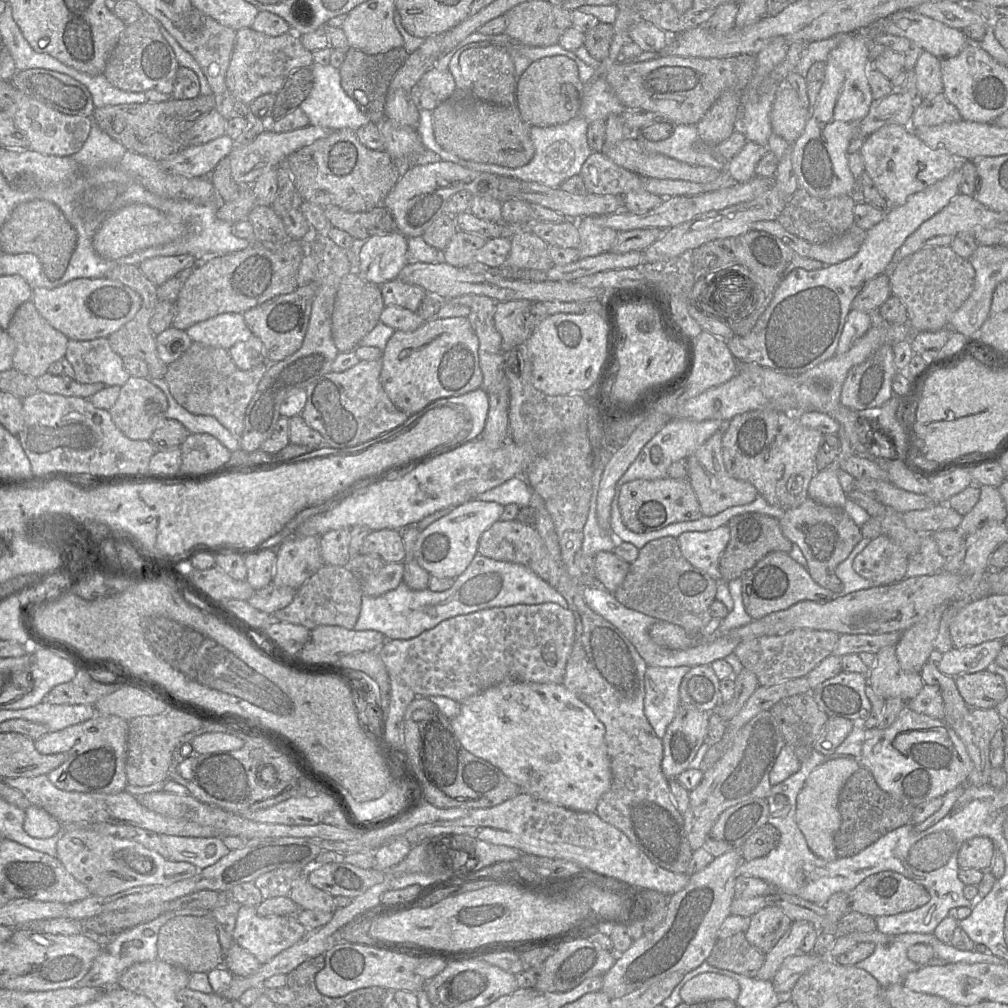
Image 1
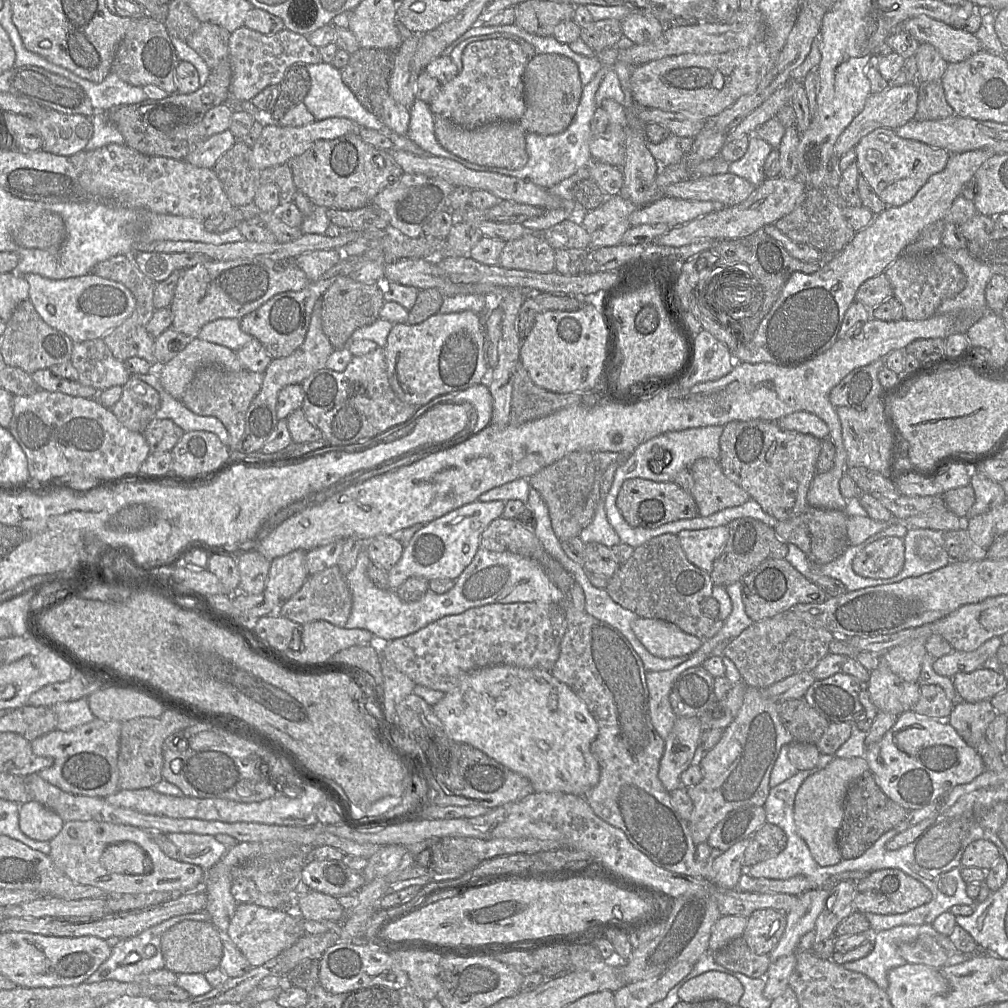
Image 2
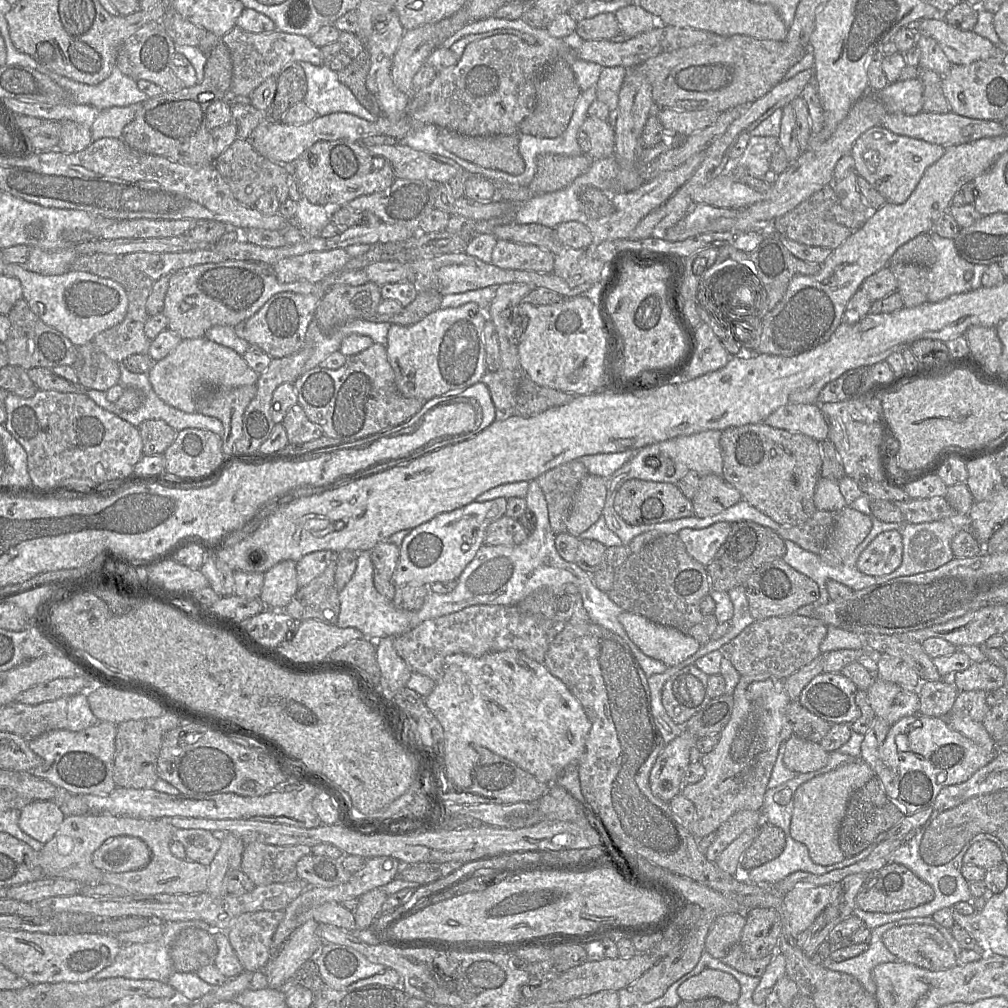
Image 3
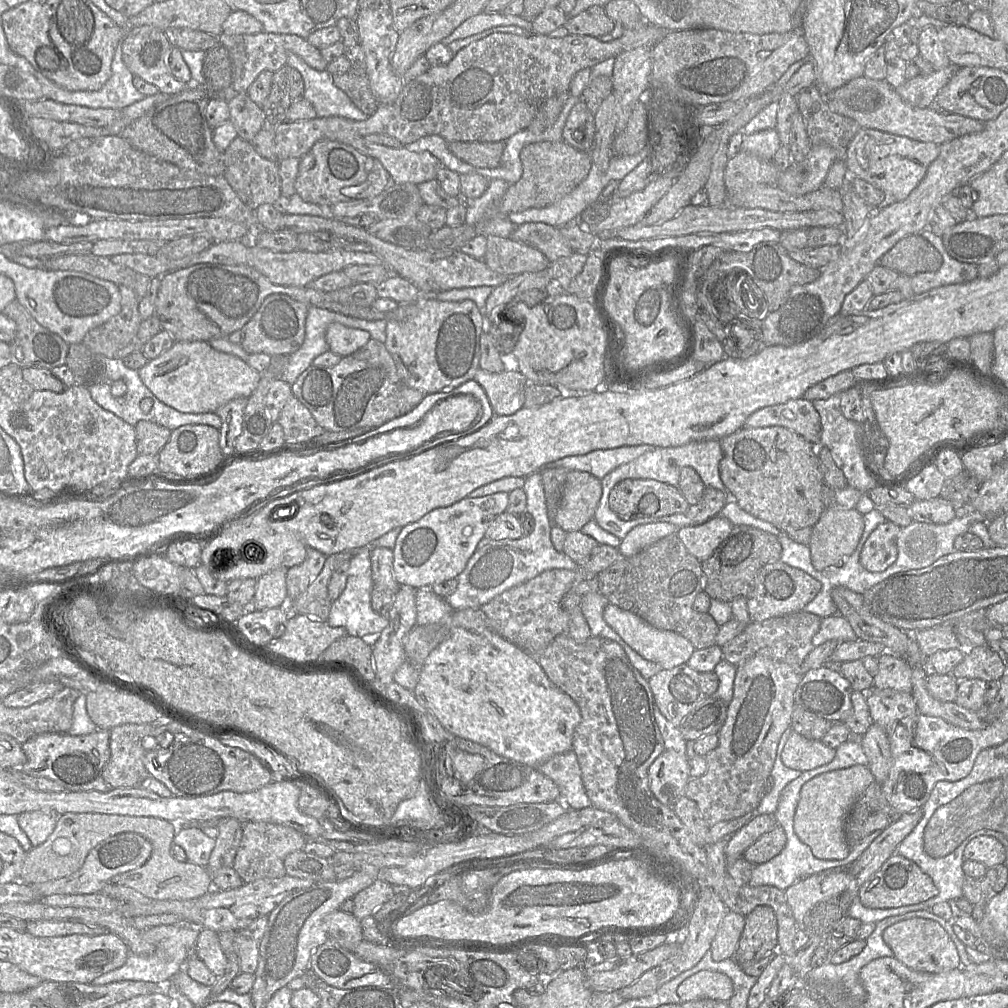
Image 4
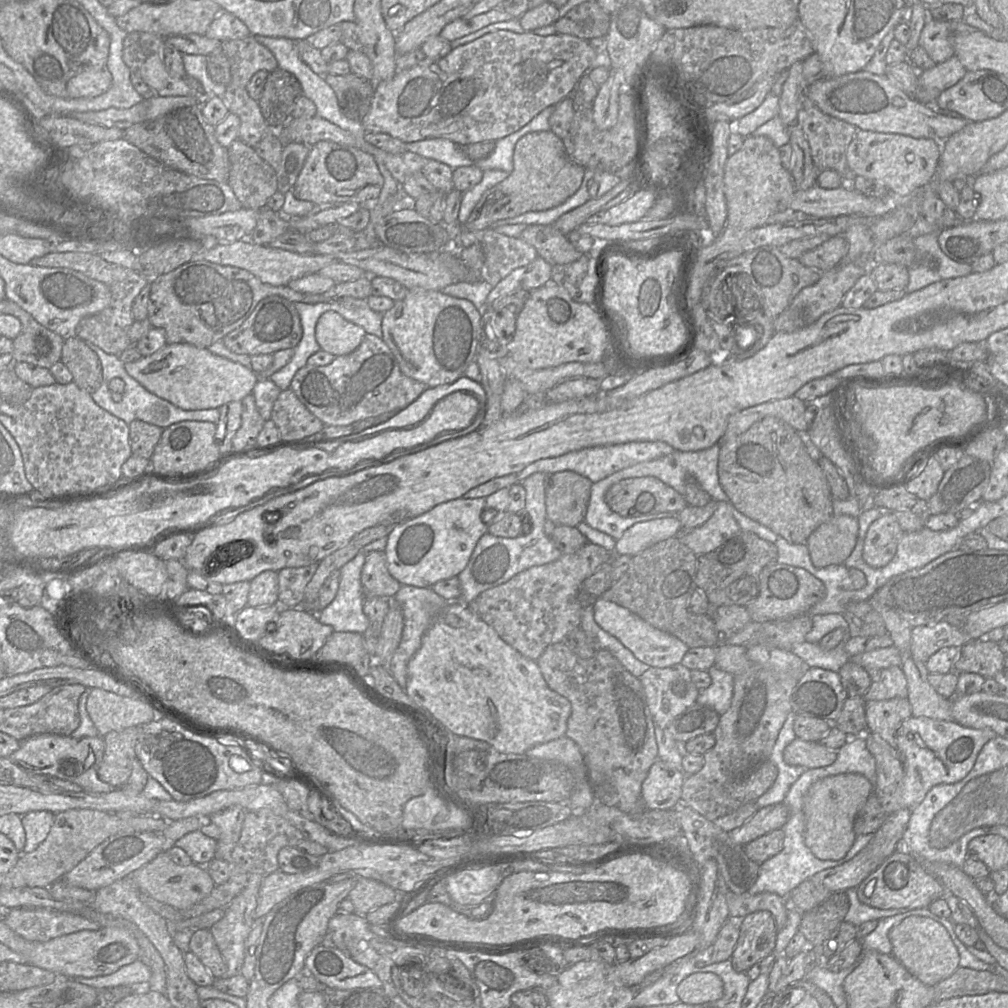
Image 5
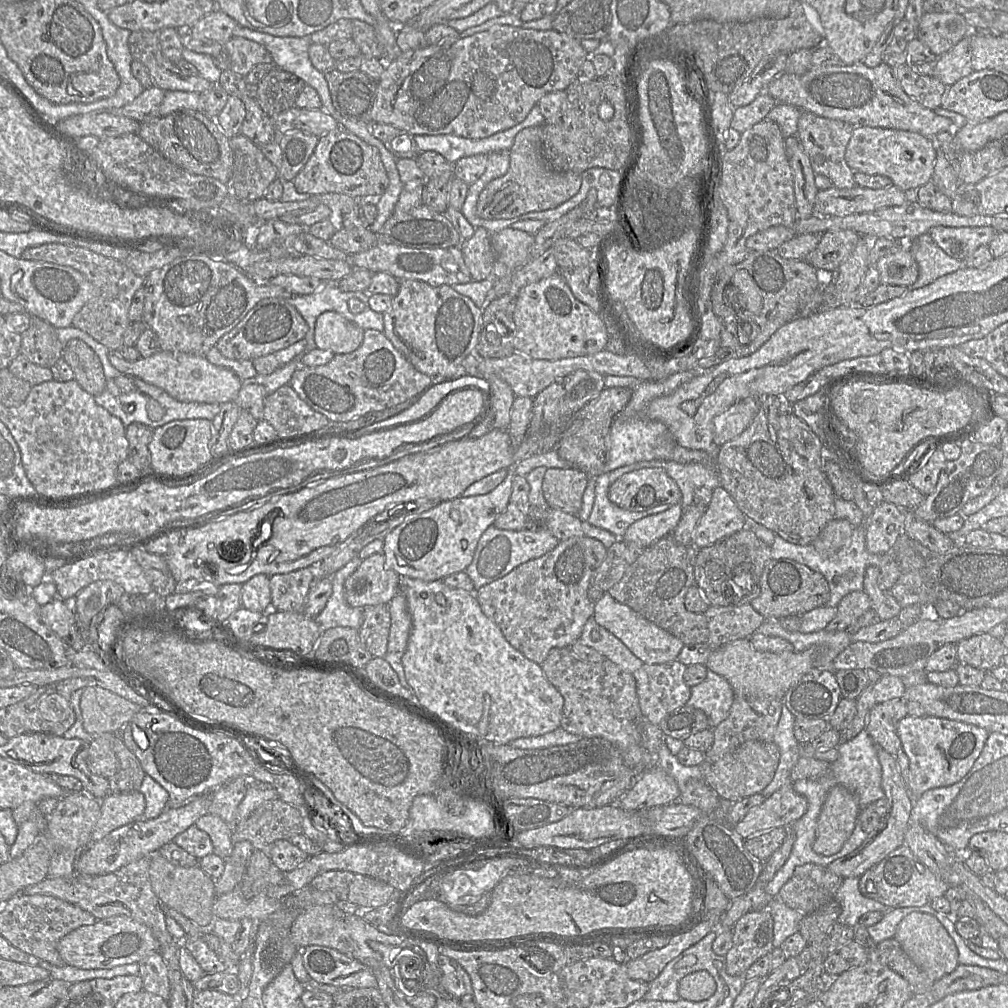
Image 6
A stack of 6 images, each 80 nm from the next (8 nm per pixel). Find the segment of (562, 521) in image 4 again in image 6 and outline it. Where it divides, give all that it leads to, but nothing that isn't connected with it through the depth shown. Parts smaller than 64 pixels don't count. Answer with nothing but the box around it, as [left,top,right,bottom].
[542,468,589,515]

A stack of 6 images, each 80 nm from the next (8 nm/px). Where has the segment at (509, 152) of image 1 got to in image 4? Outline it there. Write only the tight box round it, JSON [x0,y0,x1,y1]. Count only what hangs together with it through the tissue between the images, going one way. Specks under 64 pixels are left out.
[448,141,505,168]

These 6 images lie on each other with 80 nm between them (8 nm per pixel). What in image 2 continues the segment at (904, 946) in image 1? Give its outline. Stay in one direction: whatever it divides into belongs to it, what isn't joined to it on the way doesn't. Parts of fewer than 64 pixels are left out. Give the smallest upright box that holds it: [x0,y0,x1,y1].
[842,924,959,990]

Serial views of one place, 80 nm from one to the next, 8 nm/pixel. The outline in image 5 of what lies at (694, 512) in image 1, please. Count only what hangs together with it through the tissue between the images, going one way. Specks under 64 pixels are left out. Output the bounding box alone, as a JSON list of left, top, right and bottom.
[605,476,687,517]

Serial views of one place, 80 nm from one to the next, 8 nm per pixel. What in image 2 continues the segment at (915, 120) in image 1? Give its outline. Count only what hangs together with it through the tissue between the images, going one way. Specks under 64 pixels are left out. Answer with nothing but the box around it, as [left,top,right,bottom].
[915,81,954,120]

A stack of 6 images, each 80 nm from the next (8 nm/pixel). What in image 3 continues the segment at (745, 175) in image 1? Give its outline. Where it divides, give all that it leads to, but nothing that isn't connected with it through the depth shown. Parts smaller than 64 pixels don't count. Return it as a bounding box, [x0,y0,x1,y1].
[736,136,778,181]

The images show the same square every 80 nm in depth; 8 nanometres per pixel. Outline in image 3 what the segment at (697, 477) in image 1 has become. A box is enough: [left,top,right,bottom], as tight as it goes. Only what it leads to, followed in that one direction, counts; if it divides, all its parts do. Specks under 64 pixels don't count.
[693,474,742,518]

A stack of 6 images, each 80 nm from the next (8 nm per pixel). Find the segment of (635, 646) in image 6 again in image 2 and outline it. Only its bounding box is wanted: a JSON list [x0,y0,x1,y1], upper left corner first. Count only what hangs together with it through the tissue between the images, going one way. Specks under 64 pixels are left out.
[632,617,703,658]

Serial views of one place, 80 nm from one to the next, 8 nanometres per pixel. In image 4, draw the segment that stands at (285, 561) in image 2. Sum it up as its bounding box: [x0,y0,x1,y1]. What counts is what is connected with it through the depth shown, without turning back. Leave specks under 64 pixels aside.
[252,568,289,610]

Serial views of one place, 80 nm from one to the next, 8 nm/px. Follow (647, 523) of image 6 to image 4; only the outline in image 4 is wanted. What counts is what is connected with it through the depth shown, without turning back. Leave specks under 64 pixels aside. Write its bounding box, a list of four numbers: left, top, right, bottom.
[618,522,678,558]

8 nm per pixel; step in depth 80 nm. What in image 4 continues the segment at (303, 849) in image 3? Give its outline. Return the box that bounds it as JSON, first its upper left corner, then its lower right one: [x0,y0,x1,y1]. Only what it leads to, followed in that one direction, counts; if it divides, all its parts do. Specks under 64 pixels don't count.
[232,822,307,883]

